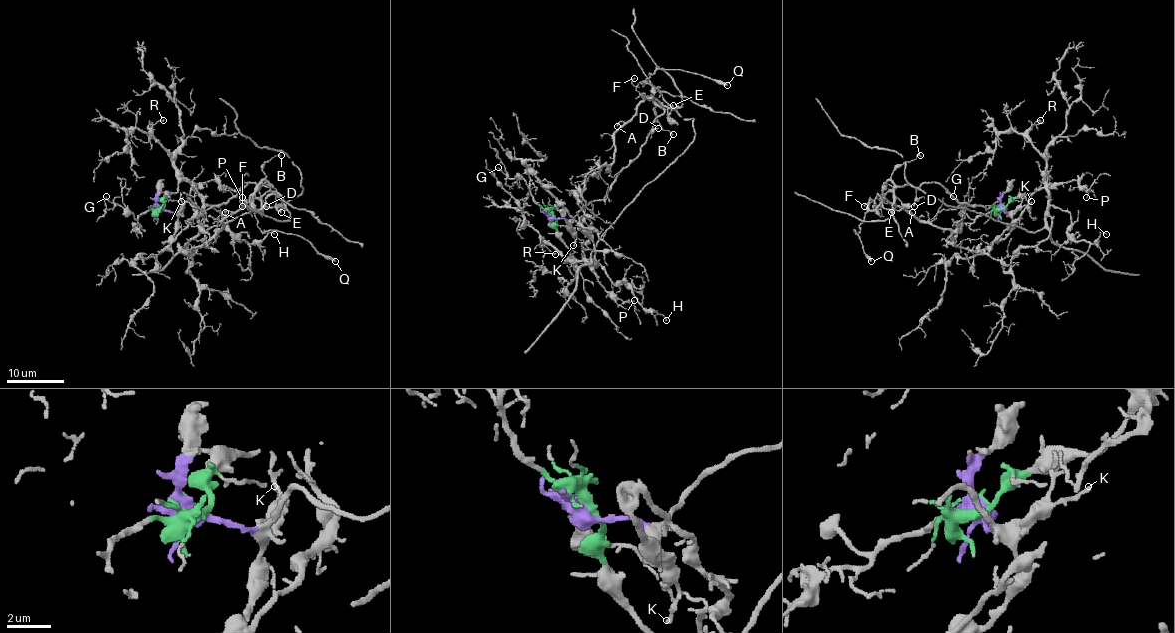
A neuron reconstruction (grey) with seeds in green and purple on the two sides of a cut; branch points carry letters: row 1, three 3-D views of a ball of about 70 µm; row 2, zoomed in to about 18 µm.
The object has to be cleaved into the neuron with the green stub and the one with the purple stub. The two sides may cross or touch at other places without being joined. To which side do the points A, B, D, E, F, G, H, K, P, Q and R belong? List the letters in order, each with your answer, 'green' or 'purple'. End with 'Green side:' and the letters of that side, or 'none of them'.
A: purple
B: purple
D: purple
E: purple
F: purple
G: green
H: green
K: purple
P: green
Q: purple
R: green
Green side: G, H, P, R

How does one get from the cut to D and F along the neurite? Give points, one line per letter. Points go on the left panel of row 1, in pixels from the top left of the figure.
D: (160, 208), (175, 213), (189, 203), (208, 210), (225, 204), (248, 182), (254, 182), (267, 205)
F: (160, 208), (175, 213), (189, 203), (208, 210), (248, 182), (271, 185), (248, 208), (241, 200), (242, 205)

